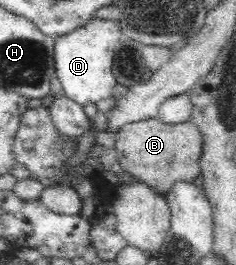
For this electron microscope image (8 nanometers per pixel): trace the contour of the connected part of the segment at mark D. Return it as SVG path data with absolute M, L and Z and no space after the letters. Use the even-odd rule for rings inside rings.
M96 16L92 17L88 23L81 27L75 28L64 36L55 39L54 63L56 76L62 84L64 96L82 107L88 104L95 104L99 100L107 99L112 96L112 88L117 84L114 77L112 66L115 55L115 46L123 40L121 28L115 20L101 19Z

